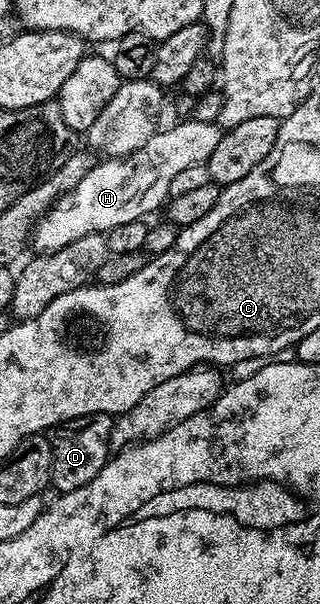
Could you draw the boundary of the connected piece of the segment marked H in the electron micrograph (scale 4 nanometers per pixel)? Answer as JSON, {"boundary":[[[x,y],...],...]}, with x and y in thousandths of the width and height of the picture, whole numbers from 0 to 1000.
{"boundary":[[[606,199],[550,200],[550,209],[525,215],[500,214],[428,252],[400,262],[338,262],[288,273],[284,283],[203,325],[191,325],[153,344],[153,351],[122,368],[103,382],[106,412],[128,421],[159,421],[169,414],[203,411],[203,404],[228,404],[228,397],[253,397],[253,391],[281,387],[334,387],[372,371],[400,371],[403,366],[456,363],[484,346],[506,343],[528,328],[528,305],[553,293],[553,285],[591,278],[603,272],[638,272],[653,258],[666,258],[666,245],[694,232],[700,217],[675,204],[622,204]]]}

